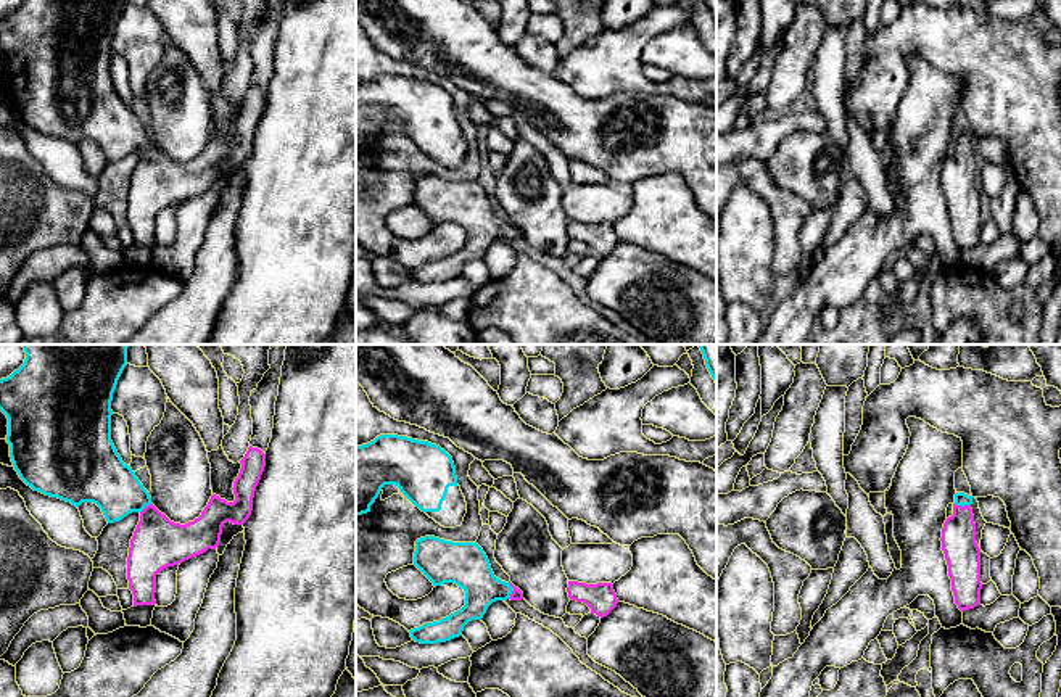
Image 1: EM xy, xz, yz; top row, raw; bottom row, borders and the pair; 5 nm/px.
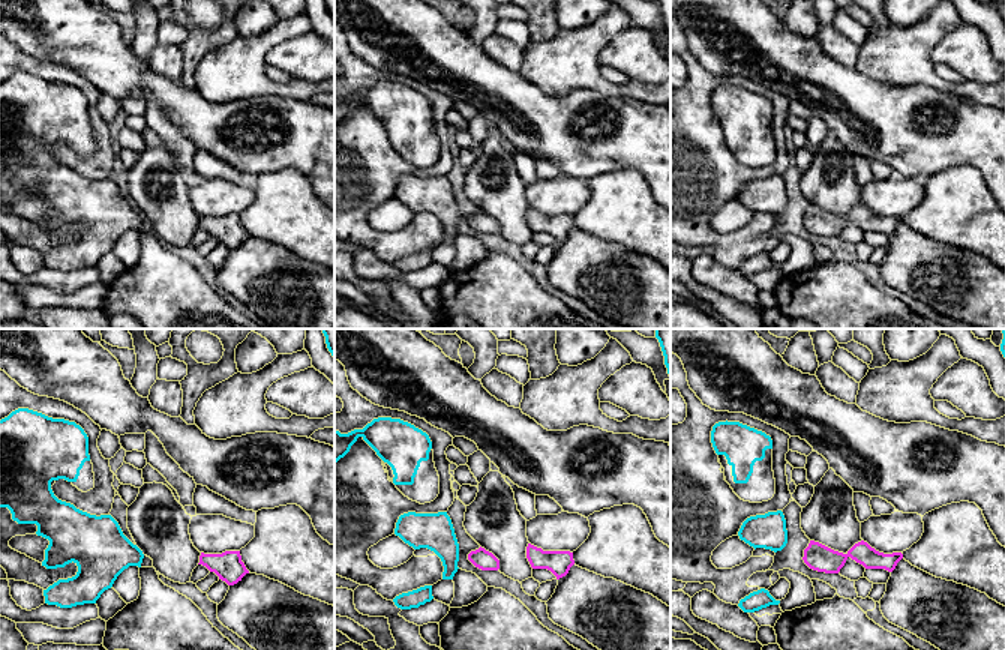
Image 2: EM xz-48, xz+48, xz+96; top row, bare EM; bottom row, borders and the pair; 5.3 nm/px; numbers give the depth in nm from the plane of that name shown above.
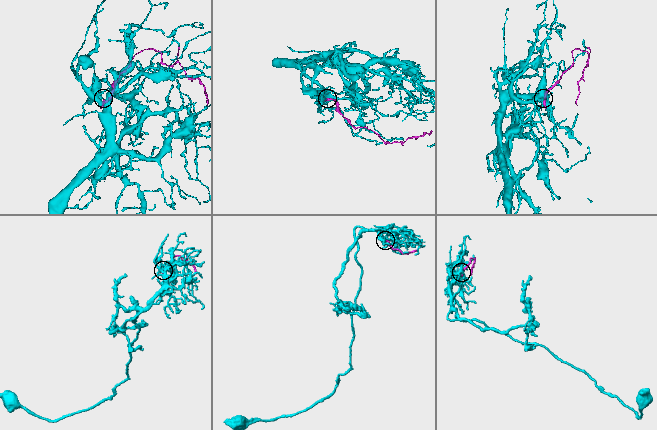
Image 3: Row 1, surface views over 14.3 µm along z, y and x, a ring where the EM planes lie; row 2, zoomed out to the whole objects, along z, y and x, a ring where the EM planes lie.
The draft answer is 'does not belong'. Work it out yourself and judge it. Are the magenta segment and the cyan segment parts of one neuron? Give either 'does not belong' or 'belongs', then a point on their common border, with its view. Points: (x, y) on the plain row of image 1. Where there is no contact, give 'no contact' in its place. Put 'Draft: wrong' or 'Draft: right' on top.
Draft: wrong
belongs | yz (965, 145)

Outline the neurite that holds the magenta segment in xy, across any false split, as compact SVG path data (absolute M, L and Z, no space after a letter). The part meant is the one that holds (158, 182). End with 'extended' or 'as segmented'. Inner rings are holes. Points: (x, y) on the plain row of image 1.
M24 0L18 10L0 19L0 50L8 58L6 82L13 106L34 130L76 146L93 142L108 163L119 161L132 151L140 153L127 196L129 229L137 246L156 243L156 214L161 209L216 188L227 161L243 164L250 158L266 93L258 87L248 87L233 121L233 142L213 134L193 161L171 161L151 143L150 132L122 101L111 80L111 40L126 5L127 0Z; extended

